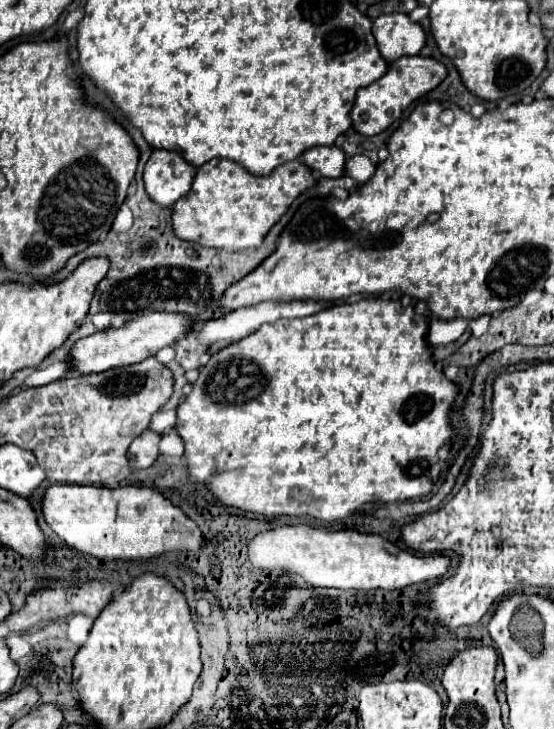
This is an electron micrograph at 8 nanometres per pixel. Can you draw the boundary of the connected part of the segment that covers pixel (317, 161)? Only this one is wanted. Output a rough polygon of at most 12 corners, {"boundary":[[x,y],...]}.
{"boundary":[[313,147],[301,161],[321,177],[341,177],[345,155],[339,147]]}

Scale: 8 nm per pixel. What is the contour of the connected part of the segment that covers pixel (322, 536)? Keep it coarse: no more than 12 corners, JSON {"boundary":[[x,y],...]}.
{"boundary":[[309,525],[247,541],[255,569],[313,587],[403,589],[443,577],[377,535]]}

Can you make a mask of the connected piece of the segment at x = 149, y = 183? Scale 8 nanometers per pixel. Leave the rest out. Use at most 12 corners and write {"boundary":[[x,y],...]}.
{"boundary":[[159,149],[145,163],[145,191],[171,207],[189,193],[195,167]]}

